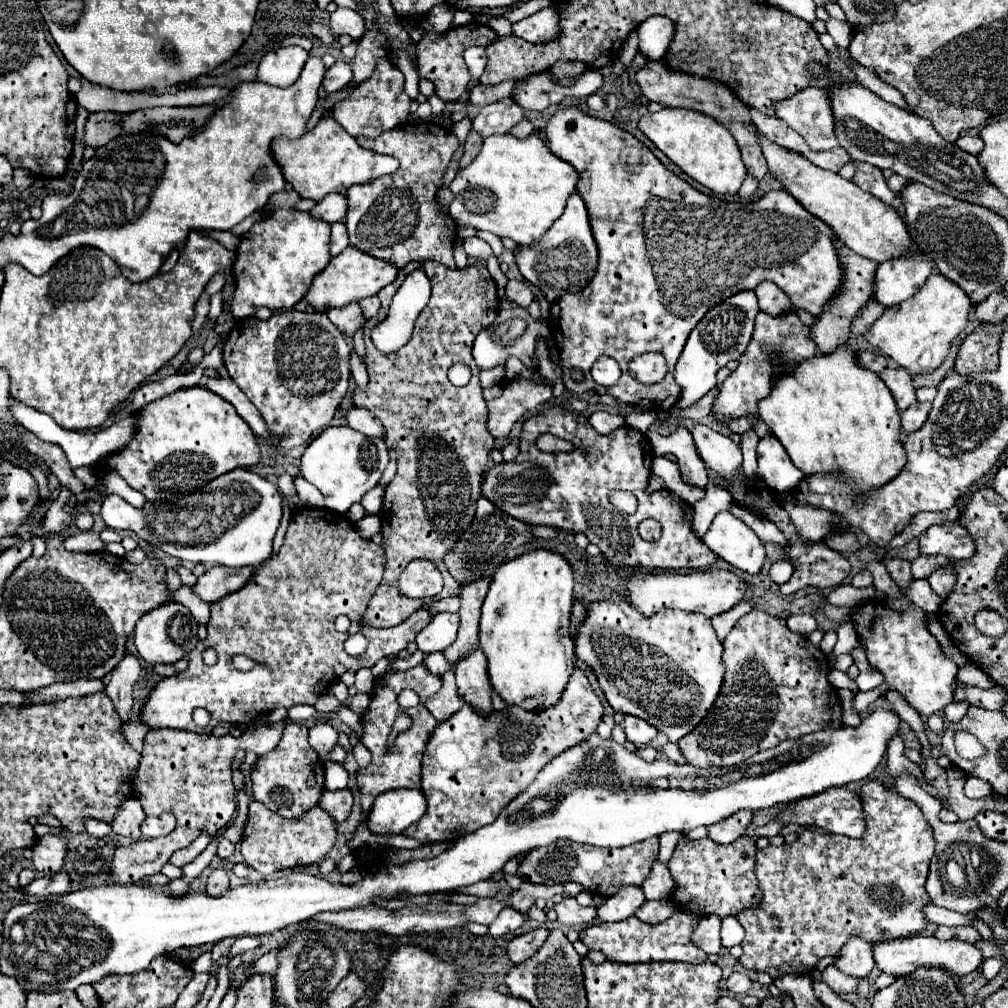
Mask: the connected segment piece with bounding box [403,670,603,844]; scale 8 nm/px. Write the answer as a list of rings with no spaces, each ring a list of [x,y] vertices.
[[[575,670],[559,706],[545,710],[545,714],[521,712],[519,722],[513,716],[513,712],[507,712],[505,720],[505,712],[493,712],[481,718],[465,704],[455,716],[437,724],[423,752],[421,788],[429,806],[425,816],[403,832],[405,836],[421,844],[455,842],[463,834],[491,824],[533,782],[545,764],[597,730],[603,718],[603,704],[593,694],[583,670]]]

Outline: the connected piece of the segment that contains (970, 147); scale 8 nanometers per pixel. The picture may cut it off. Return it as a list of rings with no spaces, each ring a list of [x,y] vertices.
[[[961,136],[955,144],[973,156],[977,156],[983,150],[983,140],[979,136]]]

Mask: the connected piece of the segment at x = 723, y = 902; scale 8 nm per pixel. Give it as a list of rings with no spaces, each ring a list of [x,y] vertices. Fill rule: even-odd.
[[[683,834],[673,850],[671,860],[667,862],[675,882],[675,890],[669,894],[669,900],[677,906],[677,910],[685,910],[697,916],[715,914],[719,918],[735,916],[741,910],[759,906],[763,894],[755,878],[755,854],[757,842],[749,834],[743,834],[727,846],[717,844],[711,838],[689,840]]]

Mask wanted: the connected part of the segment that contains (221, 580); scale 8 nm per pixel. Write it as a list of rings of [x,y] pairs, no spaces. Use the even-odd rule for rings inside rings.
[[[215,566],[203,576],[199,576],[193,592],[197,592],[205,602],[219,602],[223,596],[241,590],[255,574],[255,568],[227,568]]]

